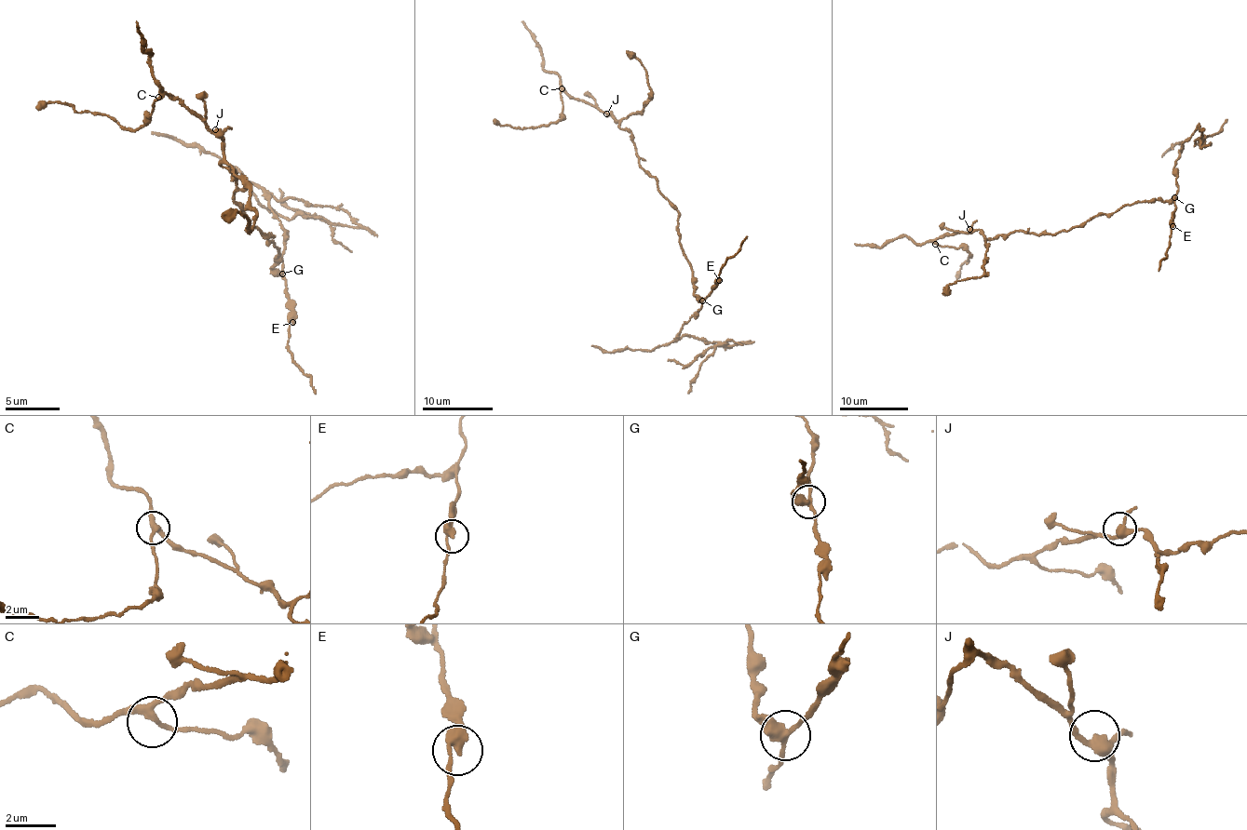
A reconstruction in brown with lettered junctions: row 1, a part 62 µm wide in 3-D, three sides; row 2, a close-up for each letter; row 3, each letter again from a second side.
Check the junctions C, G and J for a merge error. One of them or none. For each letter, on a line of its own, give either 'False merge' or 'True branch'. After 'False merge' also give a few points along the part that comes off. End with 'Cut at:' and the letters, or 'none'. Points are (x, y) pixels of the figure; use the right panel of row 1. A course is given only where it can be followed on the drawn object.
C: True branch
G: False merge. Course of the part to remove: (1174, 198), (1179, 153), (1199, 126), (1202, 135), (1198, 141), (1210, 143), (1197, 142)
J: True branch
Cut at: G

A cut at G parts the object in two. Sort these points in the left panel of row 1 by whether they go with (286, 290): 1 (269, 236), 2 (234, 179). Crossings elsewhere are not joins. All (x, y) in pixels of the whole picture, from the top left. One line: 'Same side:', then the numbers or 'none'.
Same side: none

